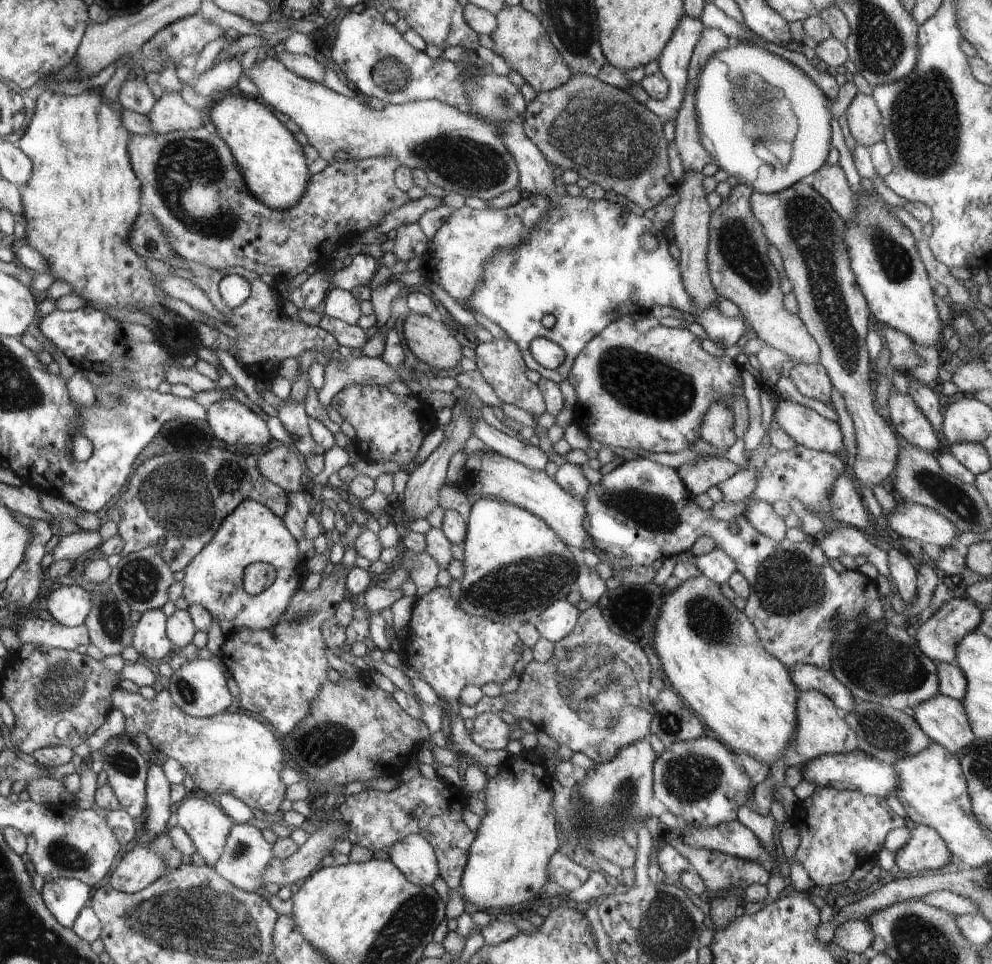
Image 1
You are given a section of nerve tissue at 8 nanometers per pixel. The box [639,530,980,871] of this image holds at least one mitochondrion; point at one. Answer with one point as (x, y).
(879, 663)

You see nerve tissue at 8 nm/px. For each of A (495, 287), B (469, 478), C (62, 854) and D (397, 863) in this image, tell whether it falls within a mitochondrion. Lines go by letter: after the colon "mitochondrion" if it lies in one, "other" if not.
A: mitochondrion
B: other
C: mitochondrion
D: other

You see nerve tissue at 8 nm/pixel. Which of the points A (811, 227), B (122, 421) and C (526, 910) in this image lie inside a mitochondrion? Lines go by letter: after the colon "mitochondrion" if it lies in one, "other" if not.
A: mitochondrion
B: mitochondrion
C: other

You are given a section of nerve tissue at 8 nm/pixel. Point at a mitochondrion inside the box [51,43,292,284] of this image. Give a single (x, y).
(185, 167)

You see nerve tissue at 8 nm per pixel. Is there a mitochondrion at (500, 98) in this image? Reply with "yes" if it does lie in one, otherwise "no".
yes

